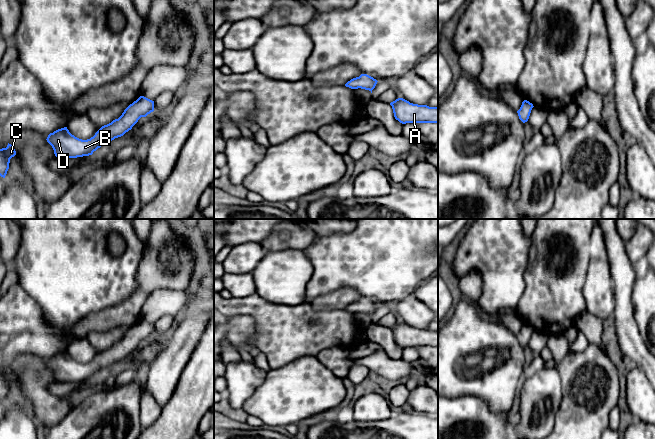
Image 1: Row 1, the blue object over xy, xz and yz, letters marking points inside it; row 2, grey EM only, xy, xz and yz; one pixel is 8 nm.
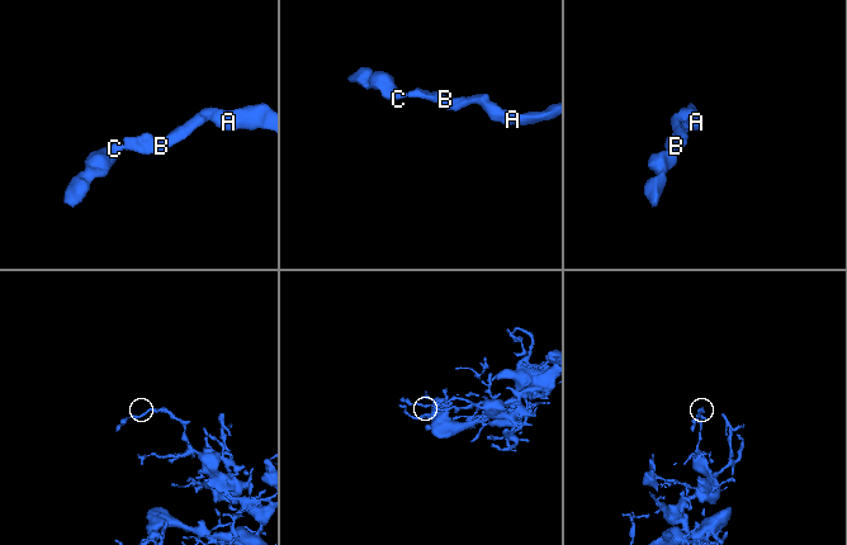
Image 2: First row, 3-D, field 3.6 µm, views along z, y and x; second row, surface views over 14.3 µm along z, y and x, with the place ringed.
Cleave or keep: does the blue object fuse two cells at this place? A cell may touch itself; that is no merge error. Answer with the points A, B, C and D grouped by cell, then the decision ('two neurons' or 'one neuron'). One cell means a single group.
groups A B C D; one neuron

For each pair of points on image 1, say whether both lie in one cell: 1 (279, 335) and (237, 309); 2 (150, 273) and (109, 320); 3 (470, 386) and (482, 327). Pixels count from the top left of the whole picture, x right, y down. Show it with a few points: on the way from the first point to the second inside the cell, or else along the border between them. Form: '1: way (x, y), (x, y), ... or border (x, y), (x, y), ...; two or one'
1: way (269, 325), (253, 309), (247, 309); one
2: way (147, 286), (143, 293), (122, 314); one
3: way (454, 377), (451, 374), (451, 358), (466, 343); one

